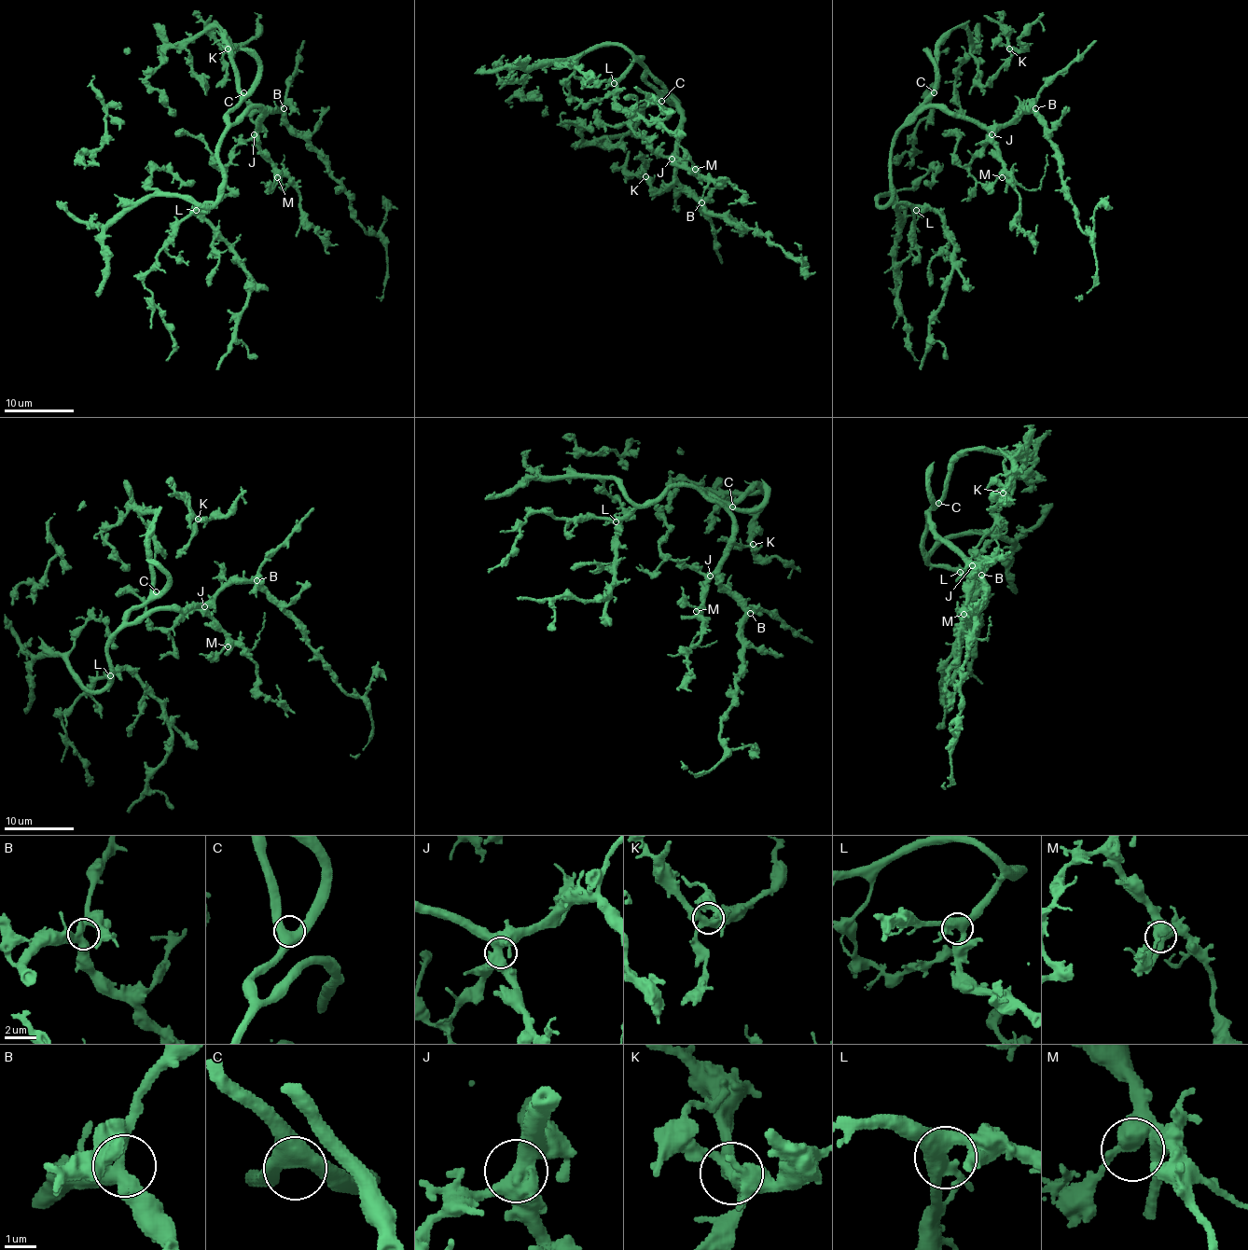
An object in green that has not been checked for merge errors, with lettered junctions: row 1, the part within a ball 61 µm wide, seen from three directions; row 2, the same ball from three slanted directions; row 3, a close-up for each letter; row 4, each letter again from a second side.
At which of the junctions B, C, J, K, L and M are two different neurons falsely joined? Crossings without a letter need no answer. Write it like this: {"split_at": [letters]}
{"split_at": []}

